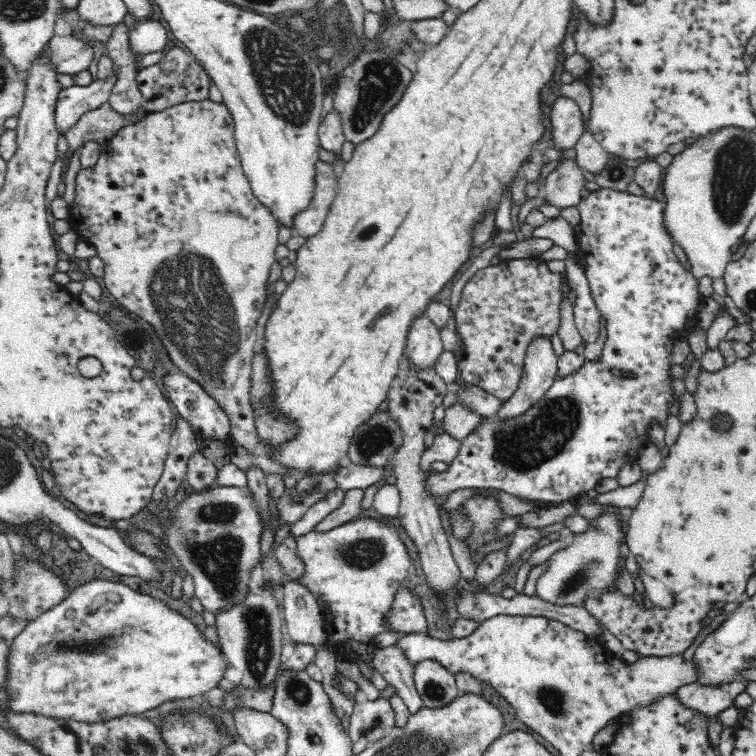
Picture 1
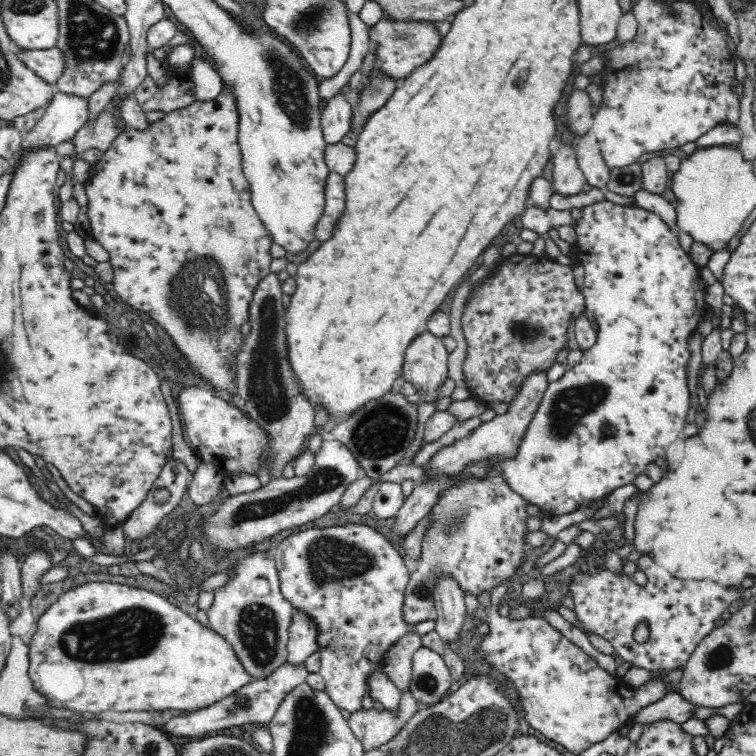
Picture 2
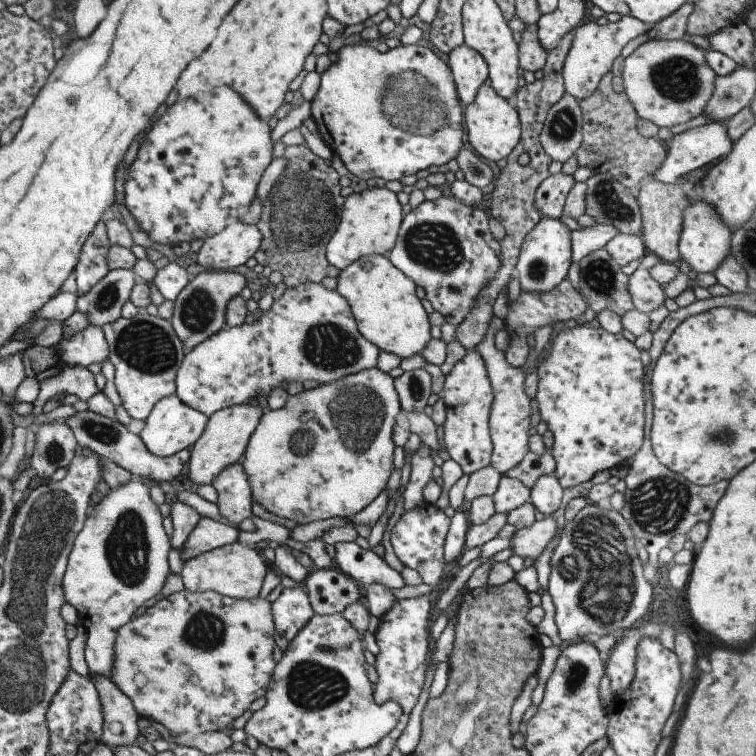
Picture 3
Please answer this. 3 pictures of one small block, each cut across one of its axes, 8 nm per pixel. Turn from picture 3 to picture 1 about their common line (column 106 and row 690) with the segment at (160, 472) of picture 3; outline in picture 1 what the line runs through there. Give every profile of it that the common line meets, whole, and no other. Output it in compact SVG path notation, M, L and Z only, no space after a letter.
M434 660L416 664L413 678L424 707L442 708L460 694L455 675Z

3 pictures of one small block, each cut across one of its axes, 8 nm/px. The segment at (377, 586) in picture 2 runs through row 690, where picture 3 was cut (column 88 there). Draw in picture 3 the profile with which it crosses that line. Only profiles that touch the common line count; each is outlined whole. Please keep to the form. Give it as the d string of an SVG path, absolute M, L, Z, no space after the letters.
M92 325L82 329L67 341L62 339L56 348L64 365L87 367L109 356L109 344L103 329Z

